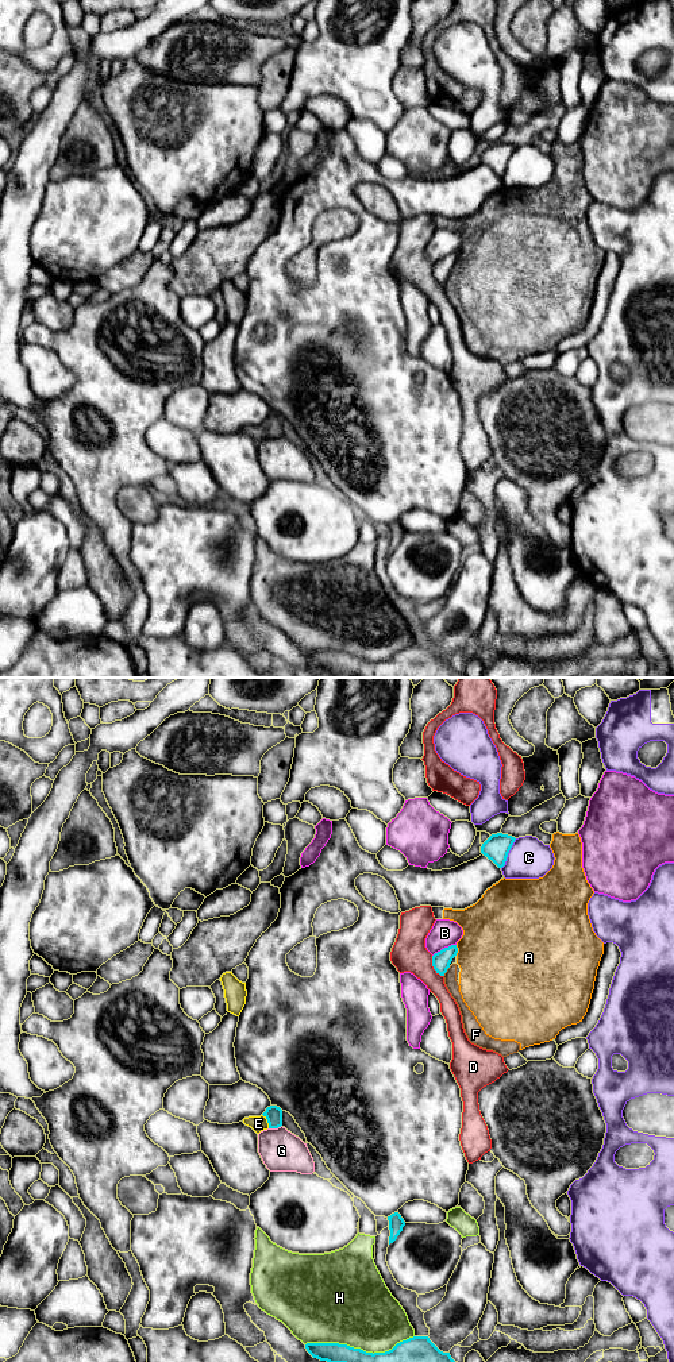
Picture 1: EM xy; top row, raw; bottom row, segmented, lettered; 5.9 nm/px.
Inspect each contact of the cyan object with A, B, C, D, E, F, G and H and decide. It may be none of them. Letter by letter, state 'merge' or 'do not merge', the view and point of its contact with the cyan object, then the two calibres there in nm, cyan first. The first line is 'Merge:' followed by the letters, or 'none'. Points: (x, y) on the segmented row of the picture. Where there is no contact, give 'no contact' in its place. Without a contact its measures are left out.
Merge: E
A: do not merge | xy (457, 950) | 110/500 nm
B: do not merge | xy (445, 948) | 110/160 nm
C: do not merge | xy (508, 852) | 160/240 nm
D: do not merge | xy (434, 967) | 110/200 nm
E: merge | xy (268, 1121) | 100/100 nm
F: do not merge | xy (446, 971) | 110/80 nm
G: do not merge | xy (274, 1127) | 100/240 nm
H: do not merge | xy (359, 1349) | 110/440 nm

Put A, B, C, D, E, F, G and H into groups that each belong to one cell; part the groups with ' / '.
A F / B / C / D / E / G / H

